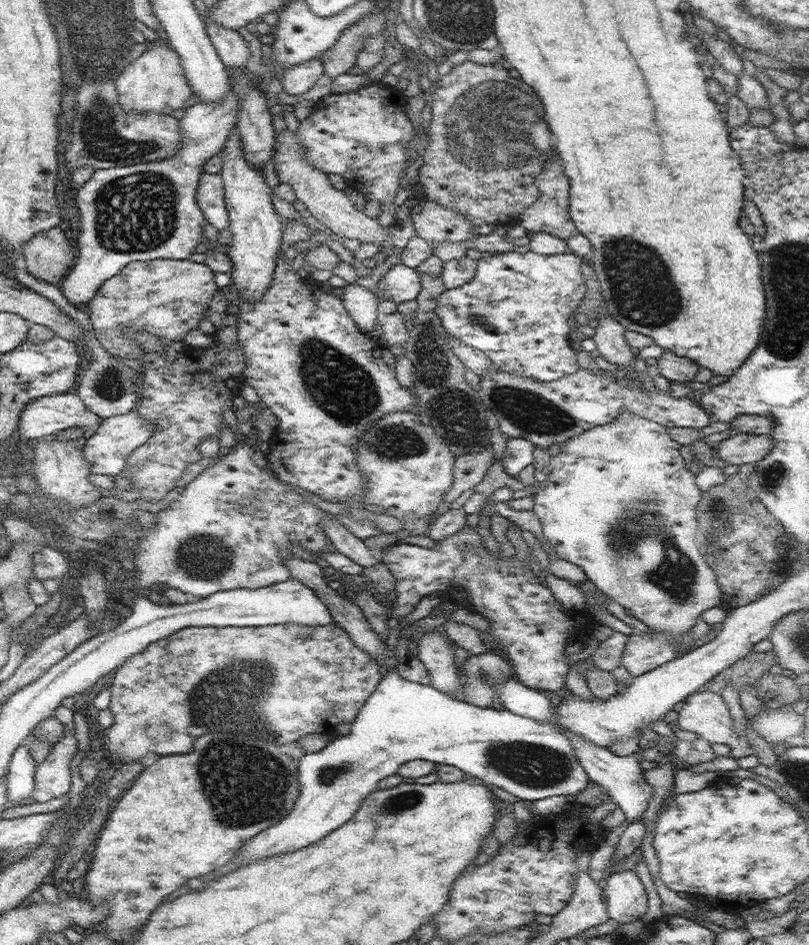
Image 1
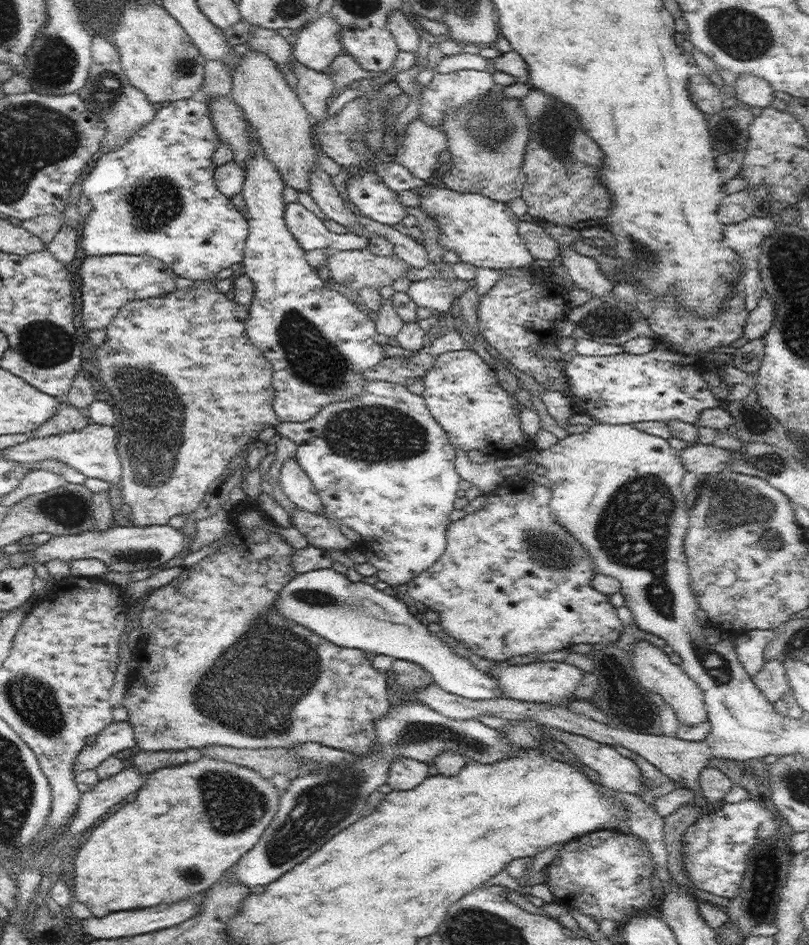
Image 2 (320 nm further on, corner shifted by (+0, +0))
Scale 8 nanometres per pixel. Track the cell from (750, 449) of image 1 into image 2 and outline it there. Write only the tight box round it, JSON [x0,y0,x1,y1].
[679,443,731,476]

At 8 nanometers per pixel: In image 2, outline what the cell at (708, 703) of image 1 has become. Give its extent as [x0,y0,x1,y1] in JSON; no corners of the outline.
[631,640,708,725]

